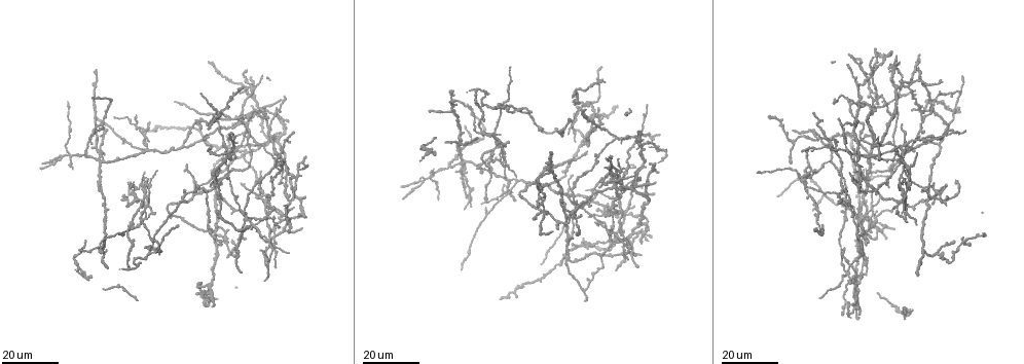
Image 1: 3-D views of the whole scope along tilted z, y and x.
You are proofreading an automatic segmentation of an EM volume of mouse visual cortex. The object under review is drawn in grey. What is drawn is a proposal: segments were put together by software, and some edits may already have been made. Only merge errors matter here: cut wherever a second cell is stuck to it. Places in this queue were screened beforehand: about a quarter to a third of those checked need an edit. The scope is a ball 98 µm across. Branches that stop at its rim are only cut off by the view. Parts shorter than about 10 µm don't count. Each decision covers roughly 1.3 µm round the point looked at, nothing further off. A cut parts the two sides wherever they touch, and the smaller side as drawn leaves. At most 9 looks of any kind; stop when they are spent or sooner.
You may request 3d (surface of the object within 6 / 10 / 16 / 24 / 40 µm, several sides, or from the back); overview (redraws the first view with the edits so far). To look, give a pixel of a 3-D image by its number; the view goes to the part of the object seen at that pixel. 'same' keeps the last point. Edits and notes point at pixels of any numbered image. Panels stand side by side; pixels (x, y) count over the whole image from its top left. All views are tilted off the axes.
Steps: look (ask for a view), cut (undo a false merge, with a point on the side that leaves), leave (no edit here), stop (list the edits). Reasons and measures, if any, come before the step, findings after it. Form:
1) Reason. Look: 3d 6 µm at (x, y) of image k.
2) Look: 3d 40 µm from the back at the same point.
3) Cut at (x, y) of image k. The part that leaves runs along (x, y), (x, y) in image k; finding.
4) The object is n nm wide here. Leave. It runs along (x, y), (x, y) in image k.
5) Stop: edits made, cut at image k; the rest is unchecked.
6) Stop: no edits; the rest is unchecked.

Four or more arms meet. Look: 3d 24 µm at (464, 171) of image 1.

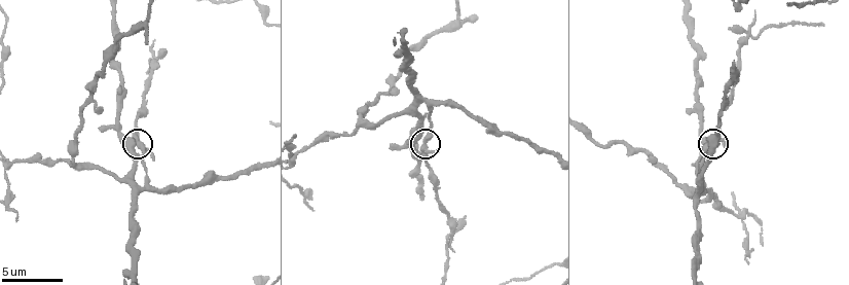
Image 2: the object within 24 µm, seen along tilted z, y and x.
Zoom in. Look: 3d 10 µm at (418, 137) of image 2.

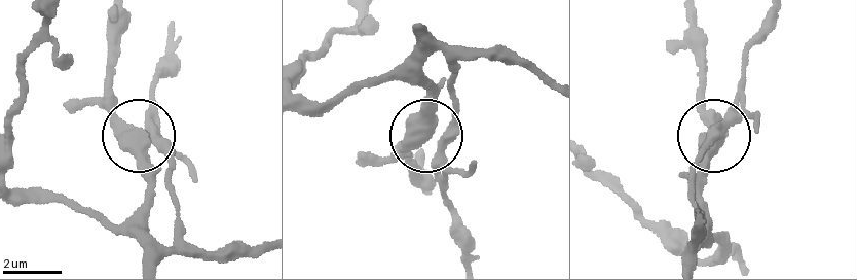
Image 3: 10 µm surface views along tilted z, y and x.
The object is 460 nm wide here. Leave. It runs along (262, 243), (187, 244), (169, 182), (144, 152), (155, 101) in image 3; continuous, no second cell.

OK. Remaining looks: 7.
Three-way junction. Look: 3d 6 µm at (702, 202) of image 2.

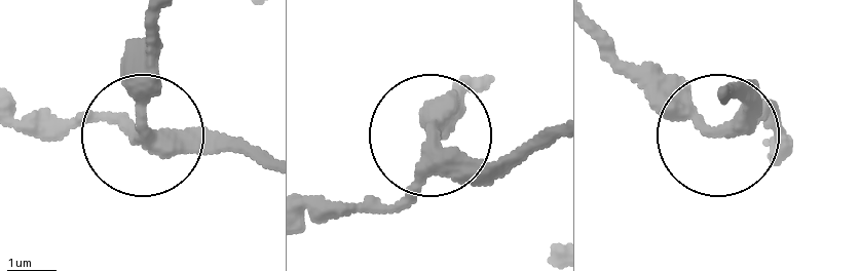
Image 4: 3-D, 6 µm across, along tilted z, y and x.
The side arm is 33 µm long; 3 arms meet here. Leave. Continuous, no second cell.

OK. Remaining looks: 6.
Looks like a crossing. Look: 3d 16 µm at (604, 209) of image 1.

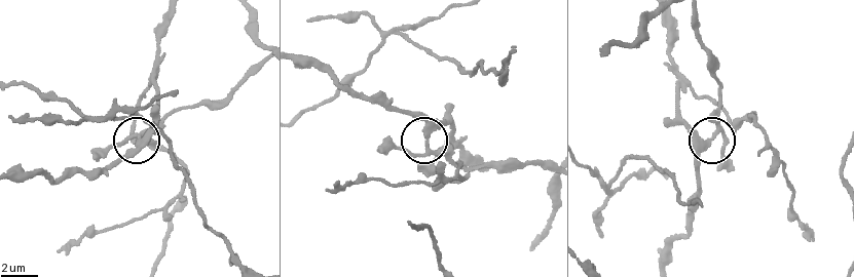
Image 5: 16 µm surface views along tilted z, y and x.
Zoom in. Look: 3d 6 µm at (137, 135) of image 5.

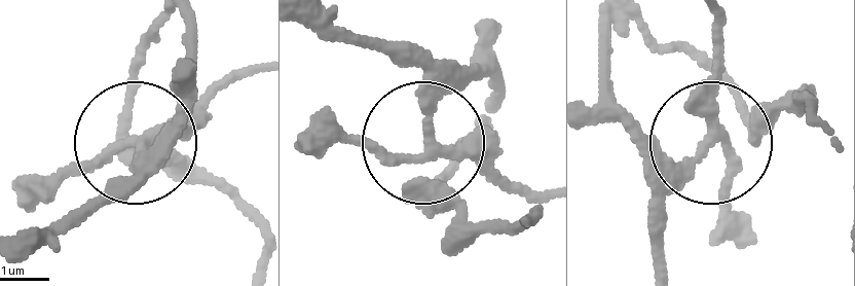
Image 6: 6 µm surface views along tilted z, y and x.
4 arms meet here. Leave. It runs along (322, 16), (403, 65), (422, 132), (448, 82), (493, 40) in image 6; one cell here.

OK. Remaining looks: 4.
Calibre changes. Look: 3d 16 µm at (586, 289) of image 1.

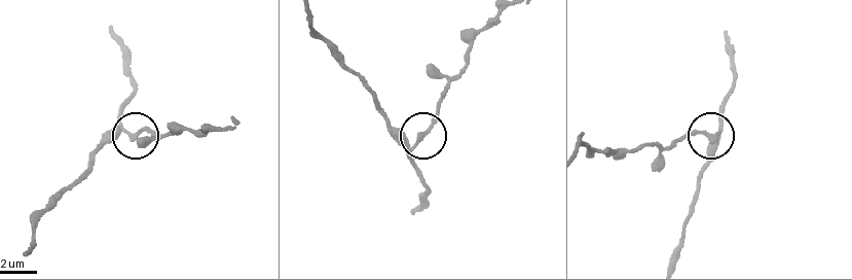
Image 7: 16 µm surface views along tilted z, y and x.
Look: 3d 6 µm at (133, 136) of image 7.

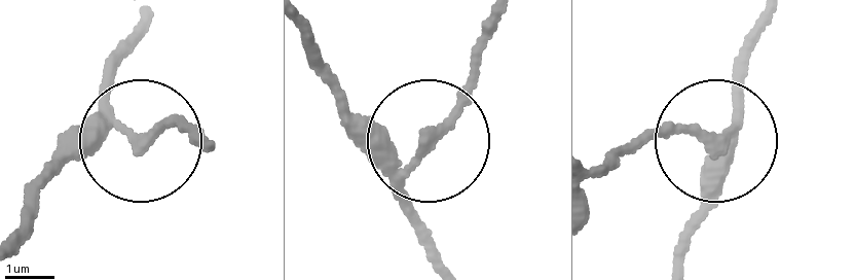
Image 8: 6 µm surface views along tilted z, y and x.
The object is 190 nm wide here. Cut at (162, 128) of image 8. The part that leaves runs along (118, 123), (210, 139) in image 8; two cells meet here.

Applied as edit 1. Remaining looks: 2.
Stop: edits made, cut at image 8; the rest is unchecked.

